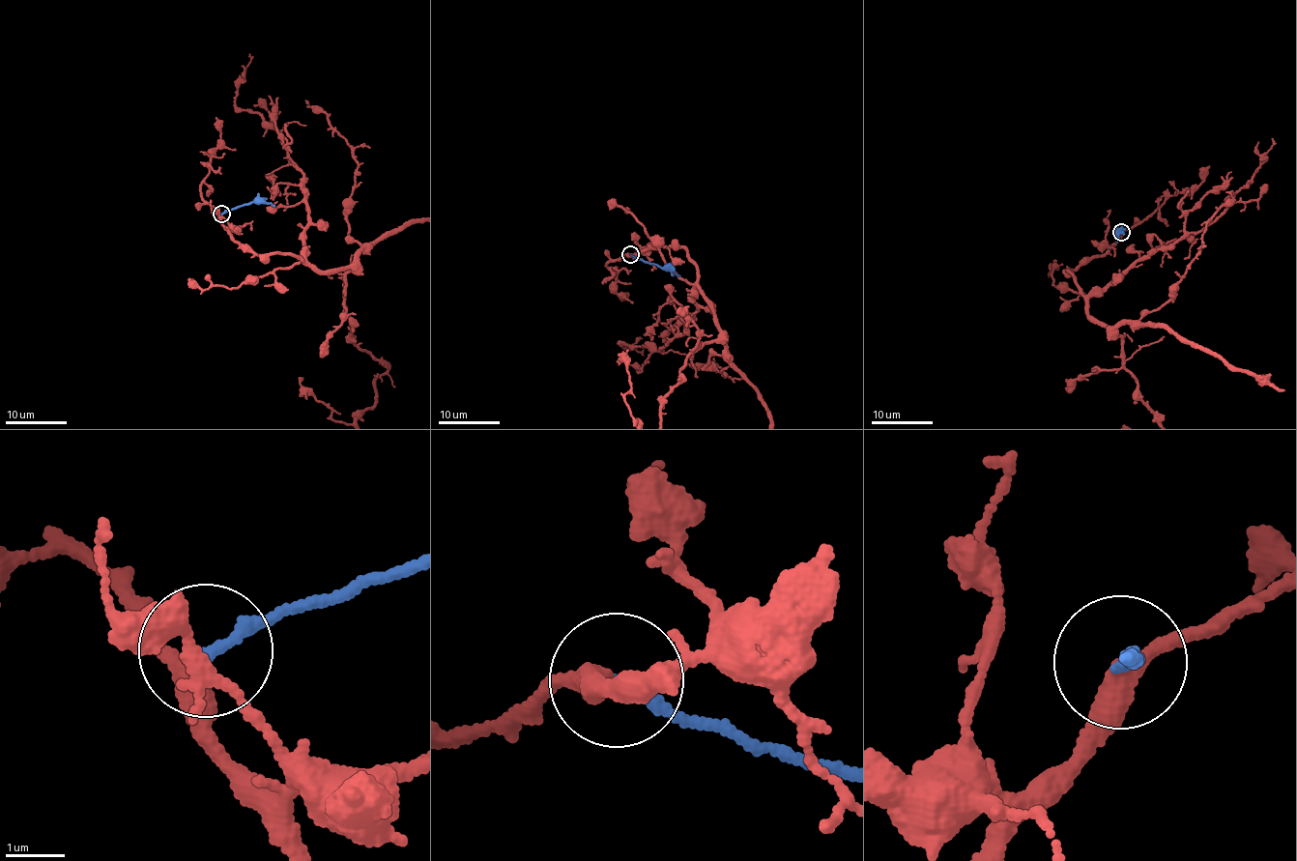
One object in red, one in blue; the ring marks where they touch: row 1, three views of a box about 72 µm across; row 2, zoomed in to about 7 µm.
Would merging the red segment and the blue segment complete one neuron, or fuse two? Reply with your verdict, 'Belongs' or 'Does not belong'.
Belongs

